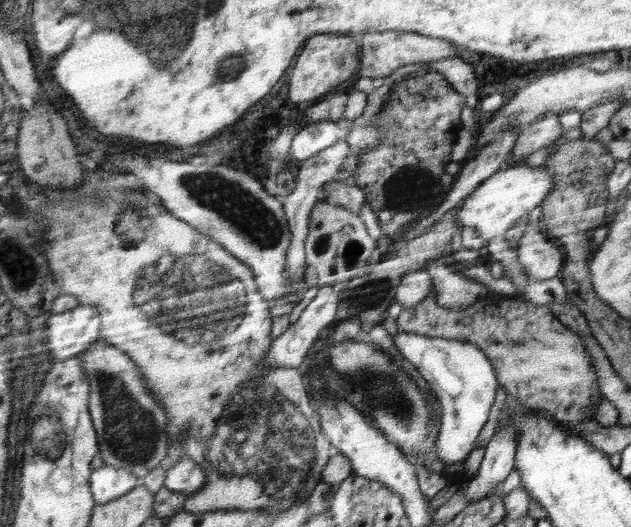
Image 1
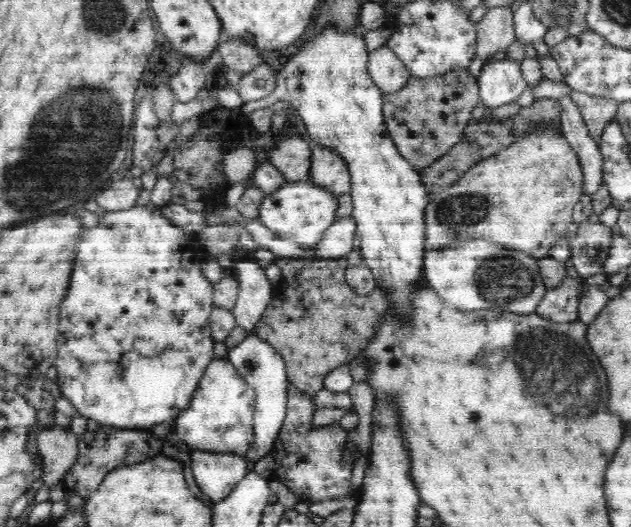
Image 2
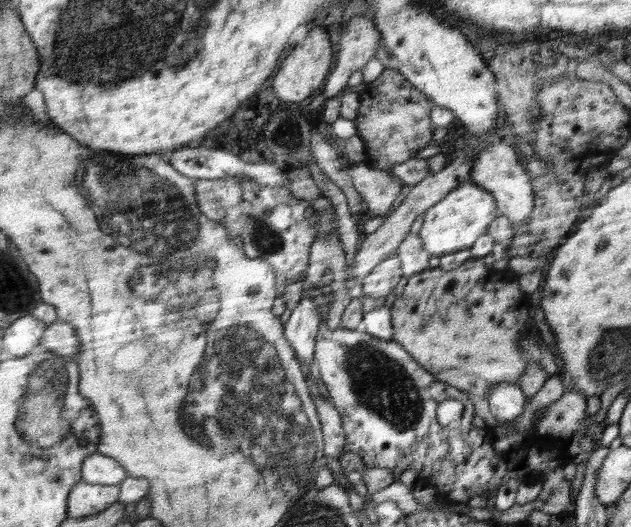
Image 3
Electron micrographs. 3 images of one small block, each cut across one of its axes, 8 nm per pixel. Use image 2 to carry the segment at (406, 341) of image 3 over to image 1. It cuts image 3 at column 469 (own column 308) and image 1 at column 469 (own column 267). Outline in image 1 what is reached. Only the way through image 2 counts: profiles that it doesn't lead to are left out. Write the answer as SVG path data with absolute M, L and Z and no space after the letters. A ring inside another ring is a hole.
M432 282L430 294L418 306L410 309L403 308L400 312L396 320L399 330L426 335L430 338L442 337L474 343L492 362L492 367L498 376L498 383L506 390L508 398L516 398L520 405L548 412L552 414L552 418L562 424L582 425L583 421L594 420L595 412L604 399L599 392L593 358L586 349L584 337L568 329L564 323L560 324L548 305L535 305L526 299L520 300L518 296L488 295L485 299L478 298L476 304L472 304L470 308L454 312L439 306L437 298L438 294Z

